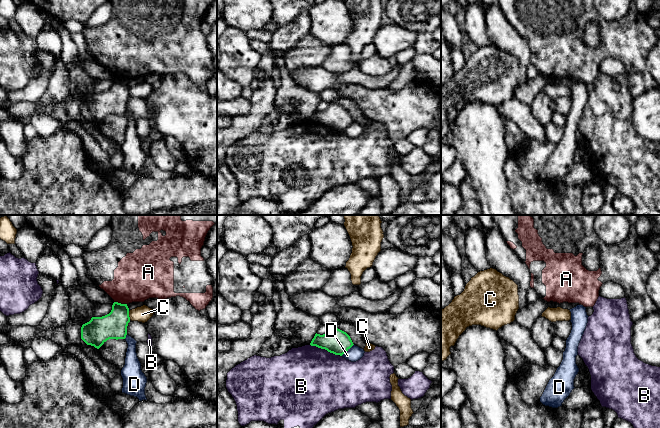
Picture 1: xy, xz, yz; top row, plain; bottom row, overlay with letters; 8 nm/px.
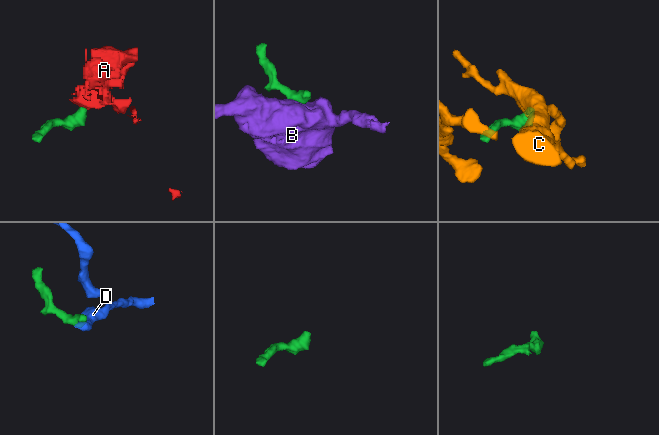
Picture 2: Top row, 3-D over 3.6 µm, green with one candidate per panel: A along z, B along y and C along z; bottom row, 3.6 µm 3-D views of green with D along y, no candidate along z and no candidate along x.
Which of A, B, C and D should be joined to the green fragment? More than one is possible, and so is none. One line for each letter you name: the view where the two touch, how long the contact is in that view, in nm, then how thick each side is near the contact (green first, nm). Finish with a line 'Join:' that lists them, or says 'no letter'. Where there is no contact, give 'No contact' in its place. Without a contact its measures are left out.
Join: no letter

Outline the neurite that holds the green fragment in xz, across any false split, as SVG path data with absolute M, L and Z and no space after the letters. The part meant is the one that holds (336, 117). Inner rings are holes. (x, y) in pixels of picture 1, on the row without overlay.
M331 103L326 110L320 111L316 109L310 121L325 125L335 131L342 132L354 120L346 108Z

